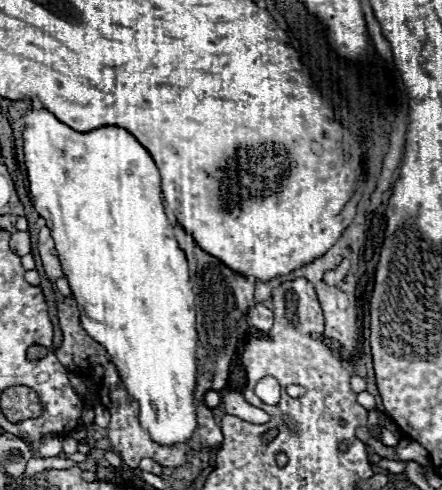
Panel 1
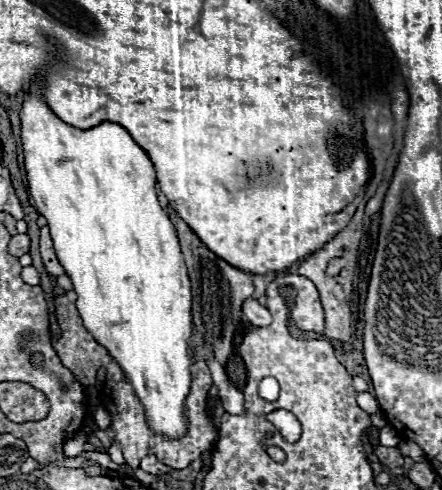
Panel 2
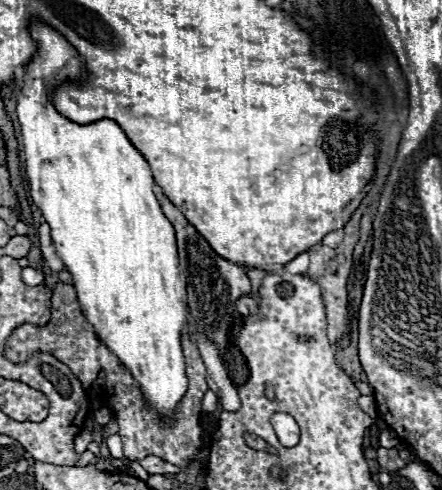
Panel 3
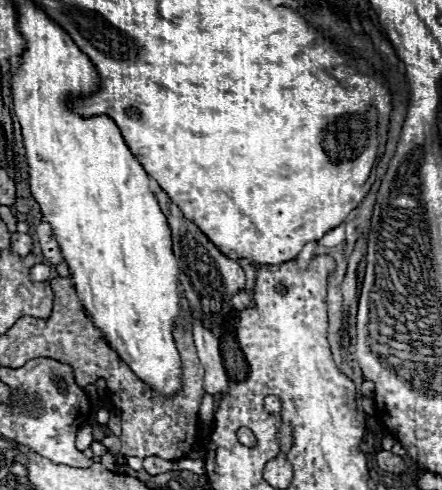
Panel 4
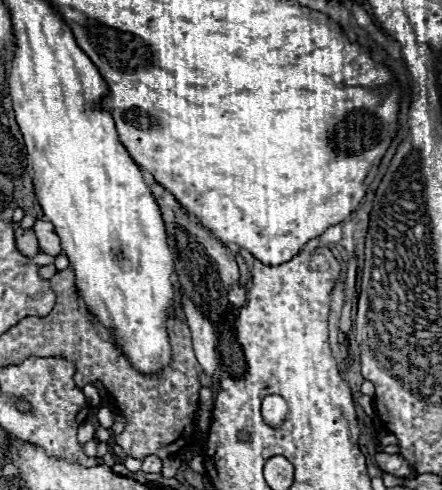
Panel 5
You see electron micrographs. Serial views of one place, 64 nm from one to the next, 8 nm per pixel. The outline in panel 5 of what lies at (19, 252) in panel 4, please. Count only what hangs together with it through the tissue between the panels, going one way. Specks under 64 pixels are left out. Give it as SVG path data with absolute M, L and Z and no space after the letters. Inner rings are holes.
M16 228L14 238L16 238L16 248L20 250L20 254L24 254L24 256L38 254L38 240L36 240L36 234L32 230Z

